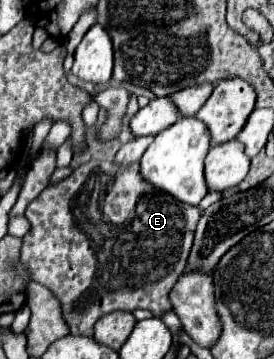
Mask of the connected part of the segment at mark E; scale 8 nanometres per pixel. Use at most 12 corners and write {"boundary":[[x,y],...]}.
{"boundary":[[90,160],[26,208],[70,334],[172,308],[200,208]]}

